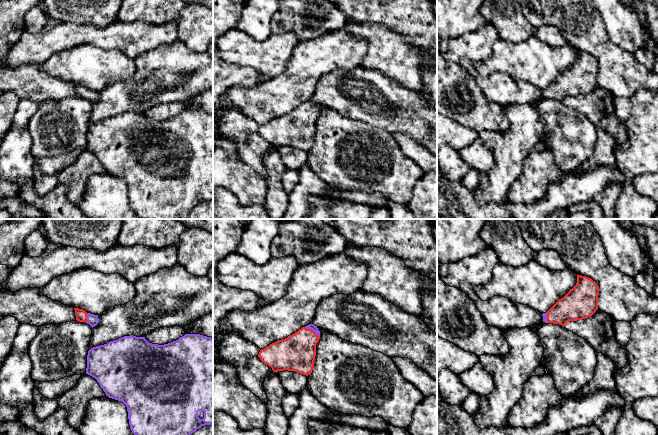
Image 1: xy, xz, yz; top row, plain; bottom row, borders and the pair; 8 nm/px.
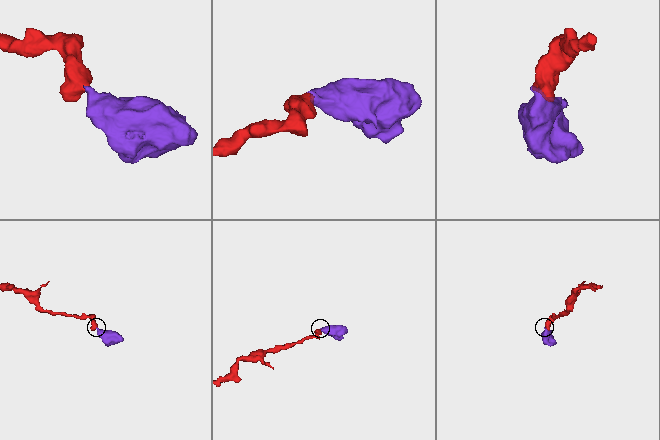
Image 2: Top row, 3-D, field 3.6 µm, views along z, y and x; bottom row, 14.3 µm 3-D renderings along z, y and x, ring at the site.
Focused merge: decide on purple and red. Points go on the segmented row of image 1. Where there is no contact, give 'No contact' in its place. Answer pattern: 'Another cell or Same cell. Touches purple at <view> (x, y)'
Same cell. Touches purple at xz (312, 329)

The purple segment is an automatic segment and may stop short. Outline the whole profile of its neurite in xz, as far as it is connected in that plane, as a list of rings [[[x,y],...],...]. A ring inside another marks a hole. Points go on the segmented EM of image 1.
[[[309,324],[287,338],[261,349],[258,357],[276,373],[288,370],[308,376],[314,367],[319,339],[317,326]]]

